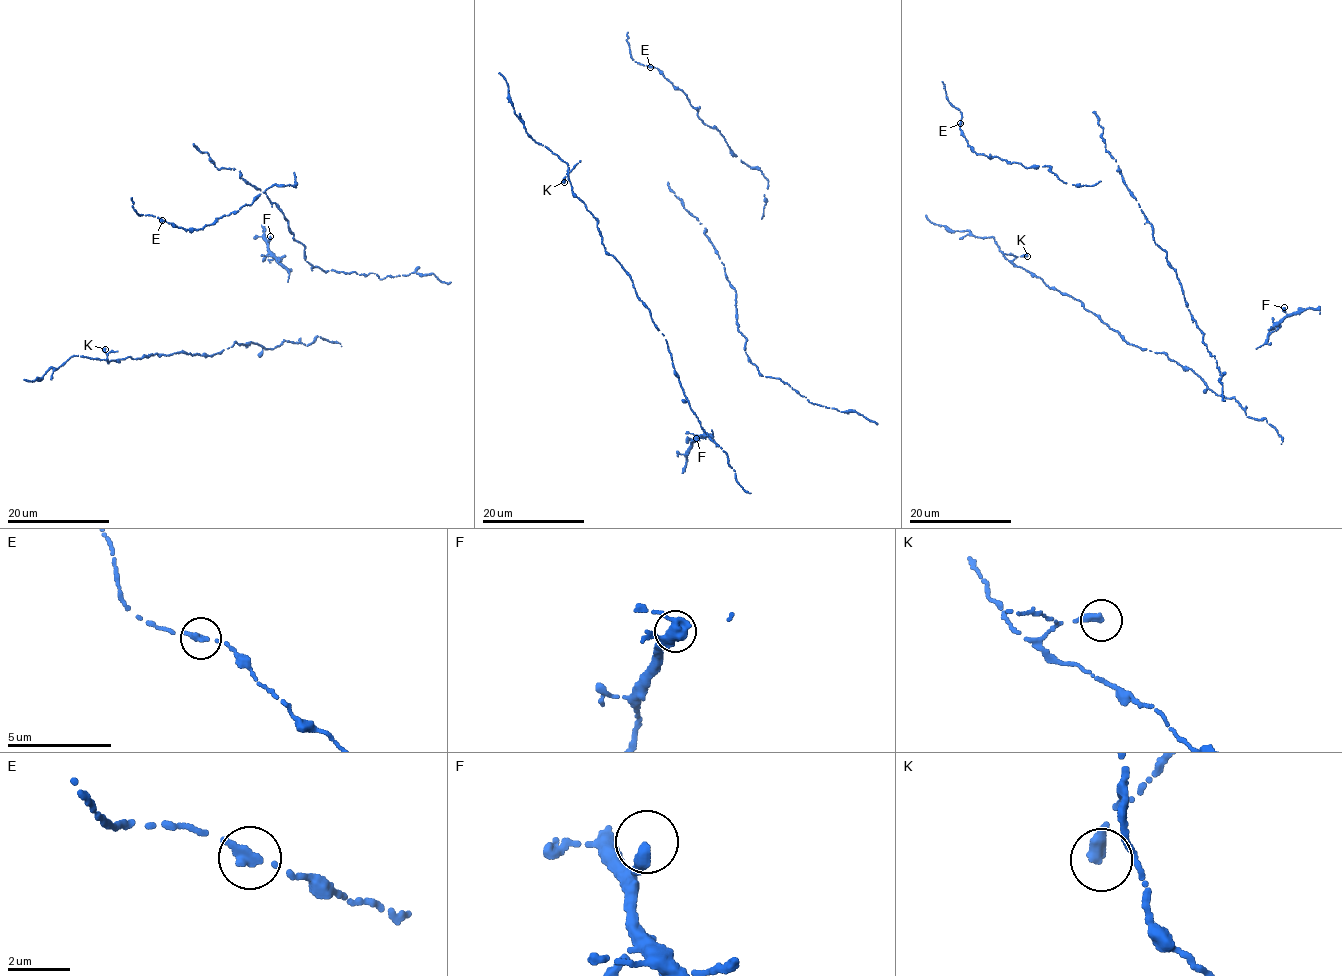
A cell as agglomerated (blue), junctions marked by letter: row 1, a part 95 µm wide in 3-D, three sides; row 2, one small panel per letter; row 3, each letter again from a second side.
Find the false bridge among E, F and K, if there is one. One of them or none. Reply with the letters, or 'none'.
none

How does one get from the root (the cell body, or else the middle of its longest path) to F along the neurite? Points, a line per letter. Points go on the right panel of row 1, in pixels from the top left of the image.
F: (1258, 346), (1286, 316), (1284, 307)

